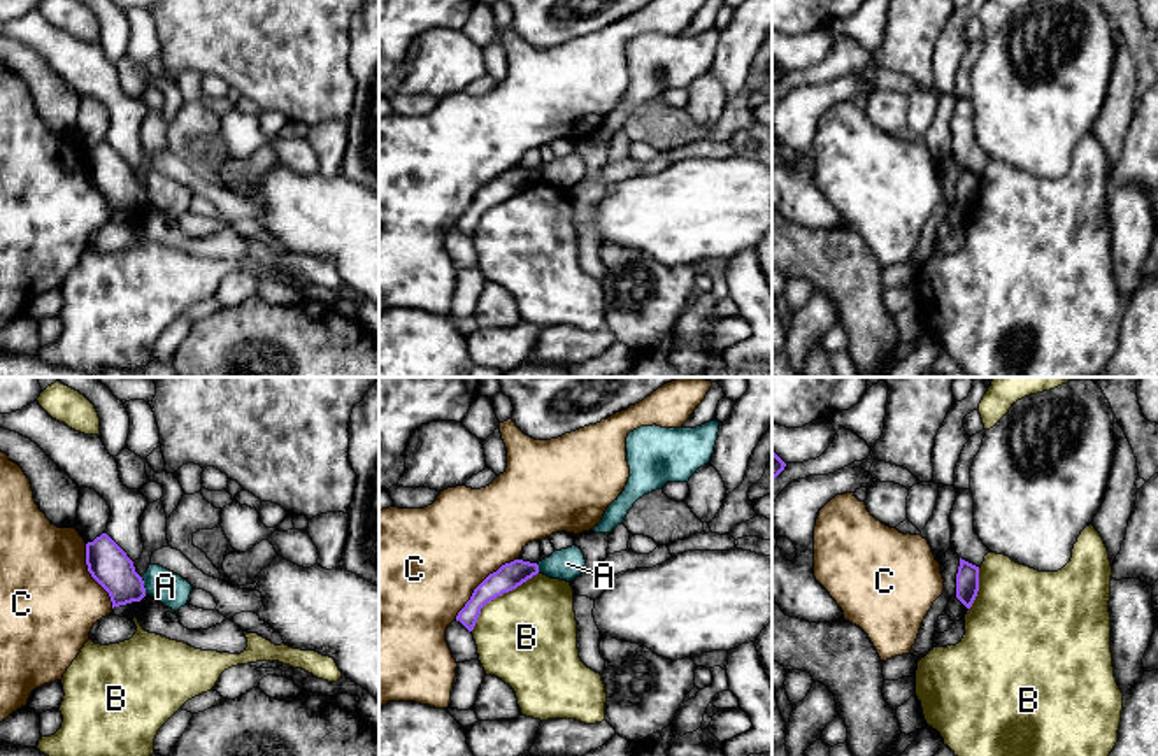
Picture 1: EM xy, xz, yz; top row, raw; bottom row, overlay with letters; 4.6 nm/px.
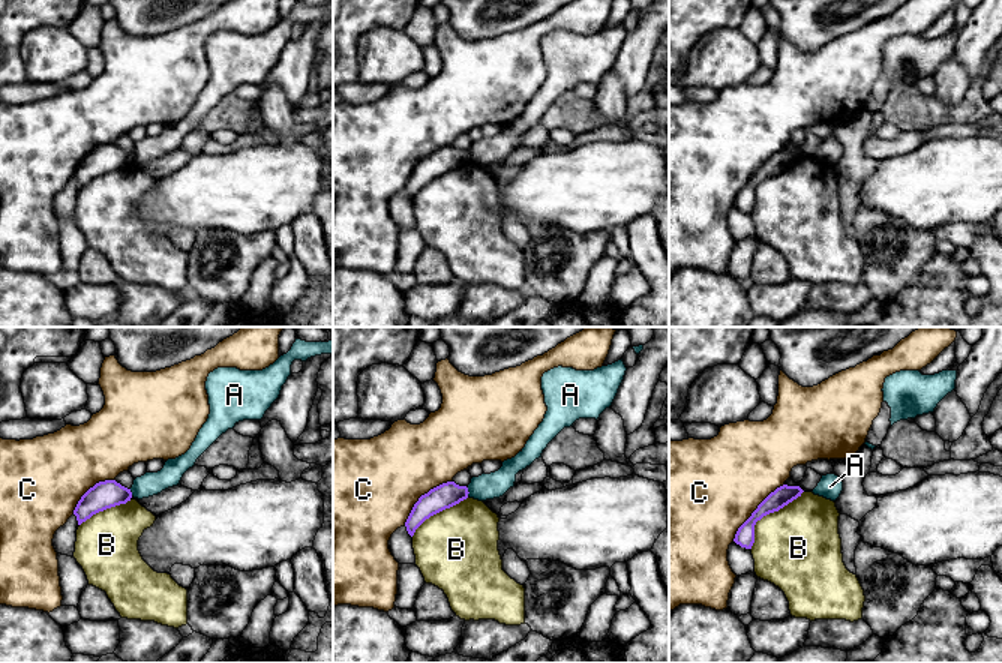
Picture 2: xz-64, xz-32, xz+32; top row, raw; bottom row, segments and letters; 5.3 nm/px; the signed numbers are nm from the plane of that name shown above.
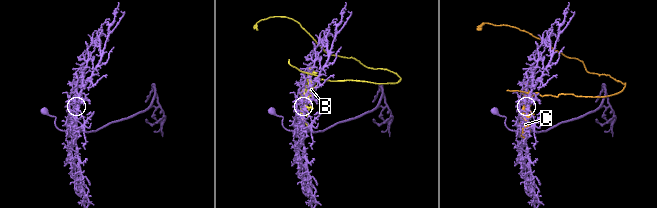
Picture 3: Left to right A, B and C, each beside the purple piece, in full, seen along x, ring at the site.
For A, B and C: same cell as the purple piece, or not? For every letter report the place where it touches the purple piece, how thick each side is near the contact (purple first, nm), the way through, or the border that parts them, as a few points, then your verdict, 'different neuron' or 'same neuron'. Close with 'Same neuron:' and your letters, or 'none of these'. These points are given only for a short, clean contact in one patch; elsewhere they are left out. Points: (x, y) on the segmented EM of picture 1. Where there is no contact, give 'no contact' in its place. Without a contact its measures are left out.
A: xy (142, 586) | 190/150 nm | along xy (141, 577), (146, 593) | different neuron
B: xz (499, 595) | 120/460 nm | different neuron
C: xz (481, 583) | 120/480 nm | different neuron
Same neuron: none of these

